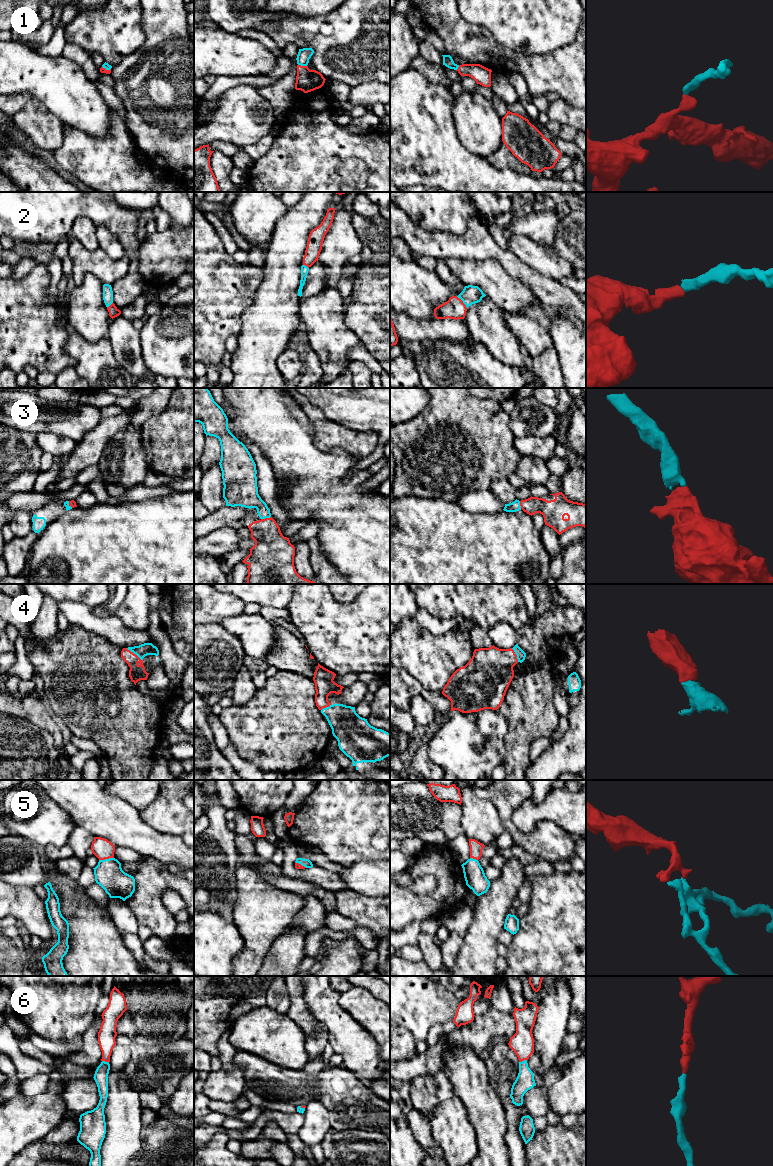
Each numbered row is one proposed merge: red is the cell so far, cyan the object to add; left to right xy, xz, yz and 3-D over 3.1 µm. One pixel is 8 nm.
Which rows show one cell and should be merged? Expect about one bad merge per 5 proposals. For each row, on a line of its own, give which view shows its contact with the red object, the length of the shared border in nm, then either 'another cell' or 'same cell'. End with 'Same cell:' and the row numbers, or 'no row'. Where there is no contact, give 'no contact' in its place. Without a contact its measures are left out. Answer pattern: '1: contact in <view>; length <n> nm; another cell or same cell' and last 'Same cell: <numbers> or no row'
1: contact in xz; length 70 nm; same cell
2: contact in yz; length 130 nm; same cell
3: contact in xz; length 80 nm; same cell
4: contact in xy; length 170 nm; same cell
5: contact in xy; length 120 nm; same cell
6: contact in xy; length 60 nm; same cell
Same cell: 1, 2, 3, 4, 5, 6

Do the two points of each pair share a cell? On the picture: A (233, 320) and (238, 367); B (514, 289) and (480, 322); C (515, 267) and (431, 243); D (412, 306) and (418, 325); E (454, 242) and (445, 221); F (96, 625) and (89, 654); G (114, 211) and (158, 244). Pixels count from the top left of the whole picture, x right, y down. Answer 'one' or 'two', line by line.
A: two
B: two
C: one
D: two
E: two
F: two
G: two

